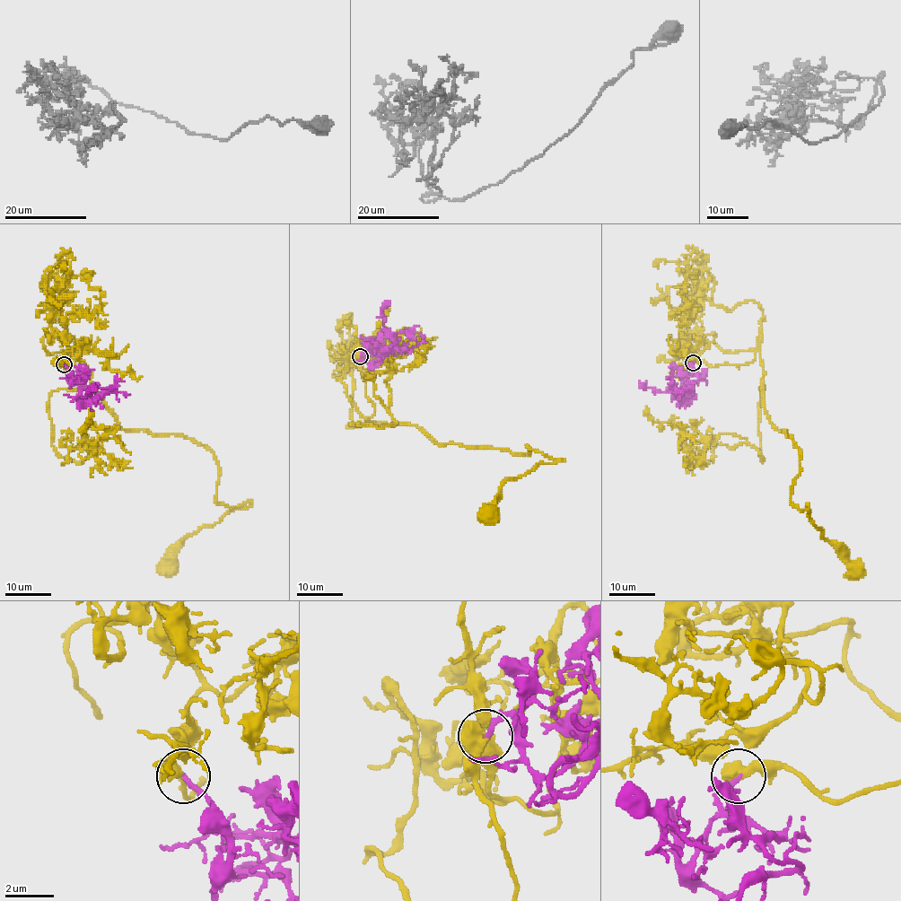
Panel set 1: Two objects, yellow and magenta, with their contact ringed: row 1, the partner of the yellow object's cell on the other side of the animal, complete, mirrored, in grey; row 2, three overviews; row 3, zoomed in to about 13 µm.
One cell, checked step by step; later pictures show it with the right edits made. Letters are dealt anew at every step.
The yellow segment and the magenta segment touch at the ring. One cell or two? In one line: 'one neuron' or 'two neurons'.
one neuron

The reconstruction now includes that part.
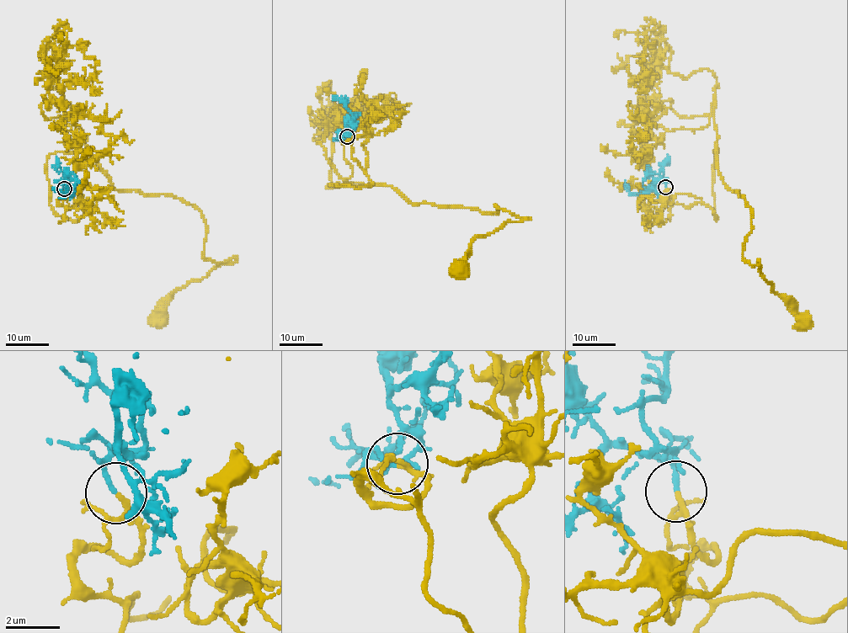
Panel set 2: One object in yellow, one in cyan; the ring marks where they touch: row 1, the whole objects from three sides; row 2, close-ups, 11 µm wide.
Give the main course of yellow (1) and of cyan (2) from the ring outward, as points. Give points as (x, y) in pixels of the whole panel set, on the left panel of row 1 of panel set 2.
1: (65, 189), (76, 220), (46, 158), (86, 150), (116, 189), (195, 205), (203, 257), (237, 258), (162, 321)
2: (65, 189), (62, 185), (66, 183), (72, 193), (63, 196), (67, 190), (65, 183)

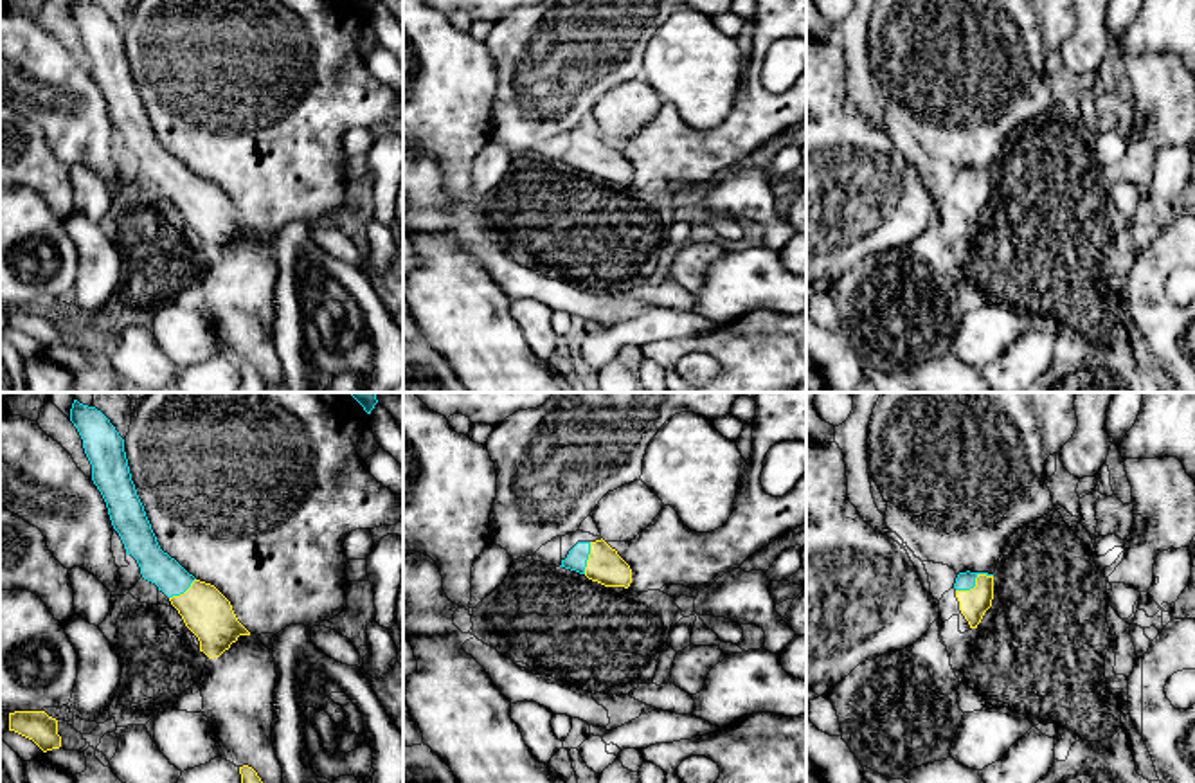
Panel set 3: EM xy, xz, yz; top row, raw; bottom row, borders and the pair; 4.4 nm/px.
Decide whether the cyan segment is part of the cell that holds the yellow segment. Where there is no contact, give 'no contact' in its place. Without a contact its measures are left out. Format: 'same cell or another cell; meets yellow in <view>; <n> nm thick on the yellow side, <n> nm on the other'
same cell; meets yellow in yz; 130 nm thick on the yellow side, 80 nm on the other

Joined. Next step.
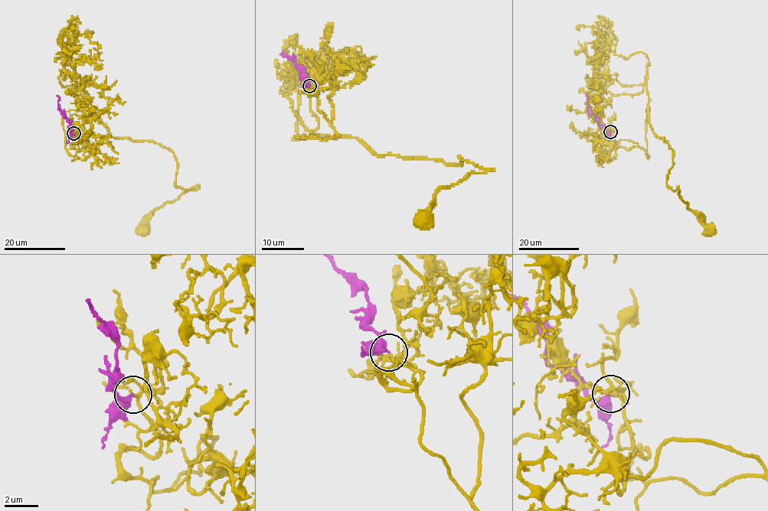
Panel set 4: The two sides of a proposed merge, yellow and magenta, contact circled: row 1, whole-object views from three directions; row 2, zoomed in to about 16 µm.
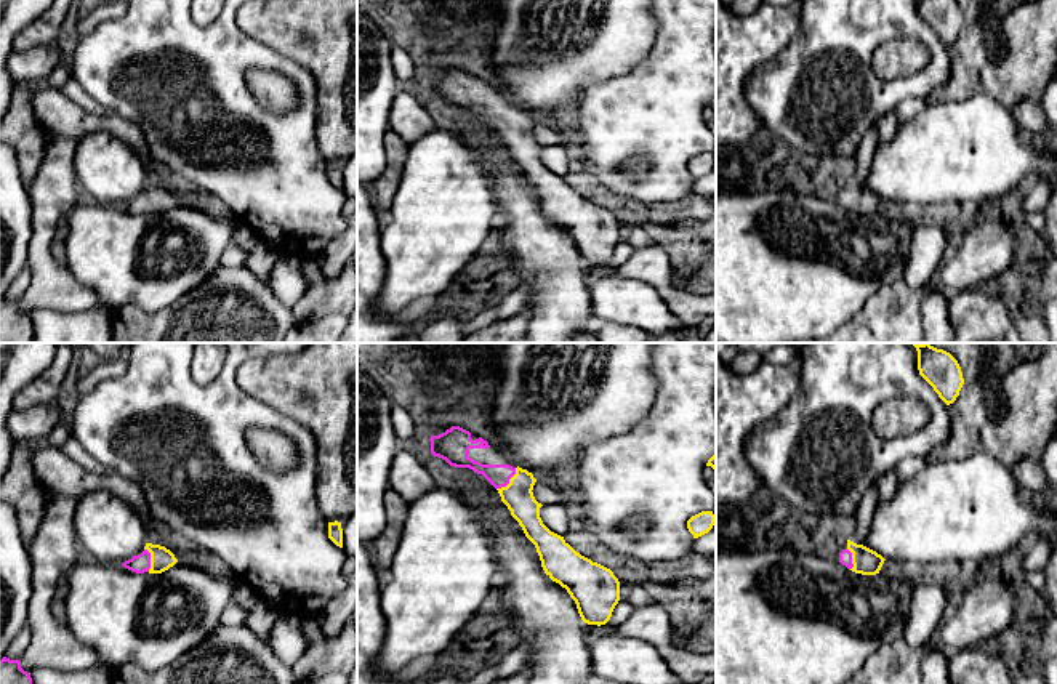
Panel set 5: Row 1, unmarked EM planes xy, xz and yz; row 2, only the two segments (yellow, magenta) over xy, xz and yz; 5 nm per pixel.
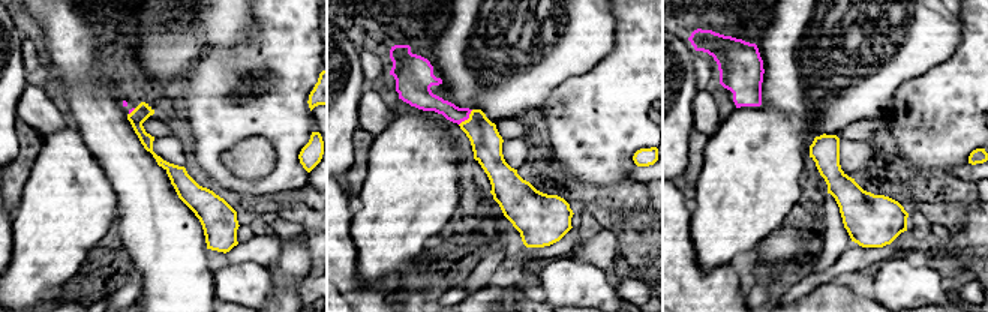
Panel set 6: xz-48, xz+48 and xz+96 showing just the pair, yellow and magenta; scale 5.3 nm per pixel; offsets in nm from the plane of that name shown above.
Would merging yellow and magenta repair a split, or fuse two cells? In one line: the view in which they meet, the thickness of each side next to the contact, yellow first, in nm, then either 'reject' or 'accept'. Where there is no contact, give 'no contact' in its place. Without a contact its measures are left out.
xz | 150/110 nm | accept

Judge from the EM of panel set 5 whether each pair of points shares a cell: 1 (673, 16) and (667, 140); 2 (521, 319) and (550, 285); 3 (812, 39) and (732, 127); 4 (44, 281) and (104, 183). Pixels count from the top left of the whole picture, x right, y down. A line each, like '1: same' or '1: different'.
1: same
2: different
3: different
4: different

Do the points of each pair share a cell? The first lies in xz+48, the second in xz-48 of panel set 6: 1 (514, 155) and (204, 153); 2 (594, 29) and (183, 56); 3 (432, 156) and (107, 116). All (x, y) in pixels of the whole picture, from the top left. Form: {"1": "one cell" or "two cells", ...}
{"1": "two cells", "2": "one cell", "3": "two cells"}

